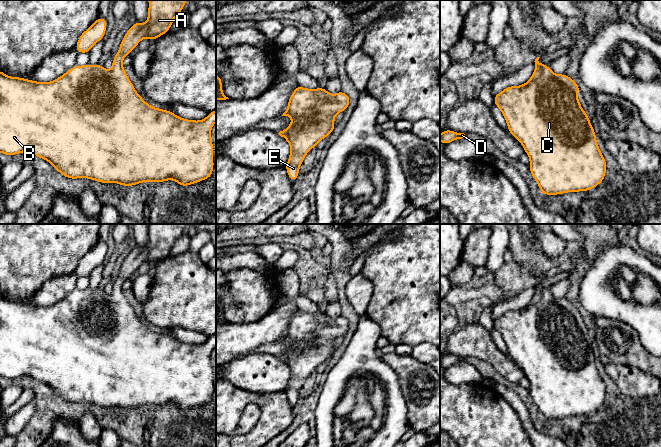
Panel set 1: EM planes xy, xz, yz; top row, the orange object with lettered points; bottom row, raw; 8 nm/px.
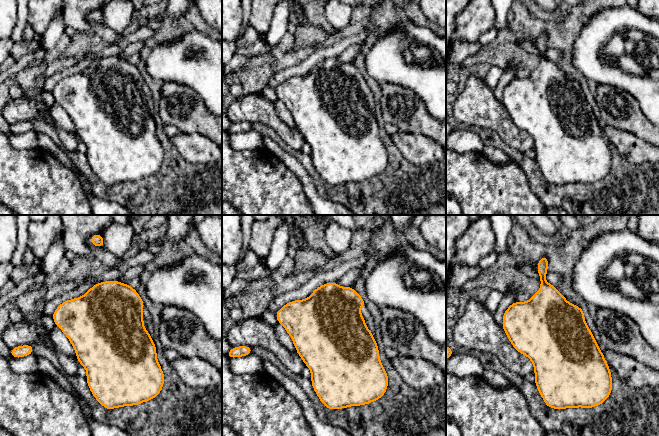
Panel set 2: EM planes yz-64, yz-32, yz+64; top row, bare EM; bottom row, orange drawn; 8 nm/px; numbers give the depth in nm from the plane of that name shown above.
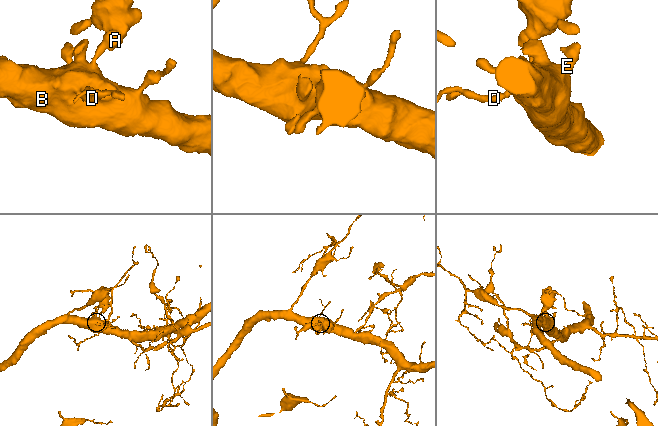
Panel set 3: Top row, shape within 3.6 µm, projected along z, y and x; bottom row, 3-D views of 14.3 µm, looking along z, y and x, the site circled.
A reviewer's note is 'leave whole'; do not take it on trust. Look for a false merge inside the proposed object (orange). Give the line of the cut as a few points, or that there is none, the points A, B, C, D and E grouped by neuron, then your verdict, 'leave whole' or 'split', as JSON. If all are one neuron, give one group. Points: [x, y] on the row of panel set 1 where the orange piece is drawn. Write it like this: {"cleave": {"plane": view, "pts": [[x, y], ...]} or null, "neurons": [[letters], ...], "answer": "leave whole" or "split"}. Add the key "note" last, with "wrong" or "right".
{"cleave": null, "neurons": [["A", "B", "C", "D", "E"]], "answer": "leave whole", "note": "right"}

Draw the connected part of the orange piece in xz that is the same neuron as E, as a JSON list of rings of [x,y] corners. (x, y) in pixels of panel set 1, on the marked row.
[[[297,86],[289,98],[288,106],[282,116],[290,116],[292,123],[278,134],[285,138],[291,148],[289,160],[285,165],[291,182],[295,182],[299,175],[299,167],[306,154],[325,137],[329,136],[335,128],[334,117],[346,110],[350,105],[350,97],[342,90],[332,95],[326,89],[307,89]]]

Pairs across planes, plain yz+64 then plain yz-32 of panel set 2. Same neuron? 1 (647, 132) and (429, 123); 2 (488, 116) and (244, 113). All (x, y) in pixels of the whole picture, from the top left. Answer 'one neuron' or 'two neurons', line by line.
1: one neuron
2: one neuron

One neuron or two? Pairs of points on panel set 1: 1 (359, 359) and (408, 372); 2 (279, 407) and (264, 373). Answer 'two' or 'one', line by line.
1: two
2: two

